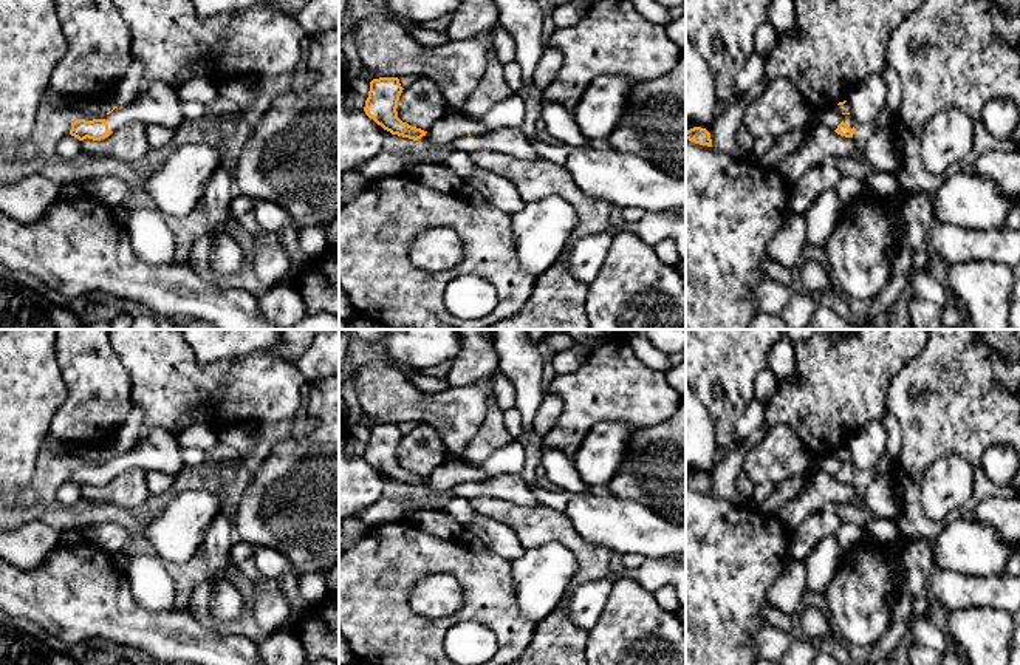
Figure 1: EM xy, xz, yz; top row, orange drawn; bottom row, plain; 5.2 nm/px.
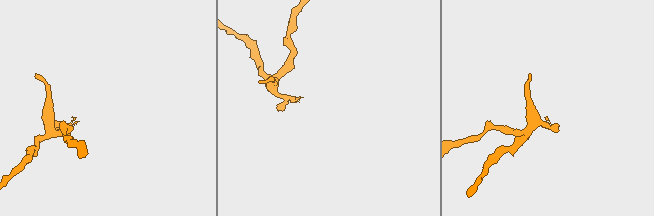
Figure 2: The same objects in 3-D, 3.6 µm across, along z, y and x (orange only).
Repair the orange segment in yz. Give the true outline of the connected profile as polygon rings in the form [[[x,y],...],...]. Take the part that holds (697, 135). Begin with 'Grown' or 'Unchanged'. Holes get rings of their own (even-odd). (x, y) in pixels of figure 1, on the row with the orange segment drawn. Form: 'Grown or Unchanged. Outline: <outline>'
Unchanged. Outline: [[[693,127],[693,128],[687,130],[686,139],[689,139],[695,144],[700,144],[700,145],[712,147],[710,133],[701,127]]]

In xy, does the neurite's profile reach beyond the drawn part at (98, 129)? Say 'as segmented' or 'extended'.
extended

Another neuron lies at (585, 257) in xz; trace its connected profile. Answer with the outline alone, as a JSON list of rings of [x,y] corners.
[[[605,232],[591,234],[574,241],[565,261],[571,277],[584,285],[590,285],[601,272],[607,258],[613,237]]]

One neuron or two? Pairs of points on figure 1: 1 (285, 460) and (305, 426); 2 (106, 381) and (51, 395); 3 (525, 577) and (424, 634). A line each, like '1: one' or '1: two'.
1: two
2: two
3: two

